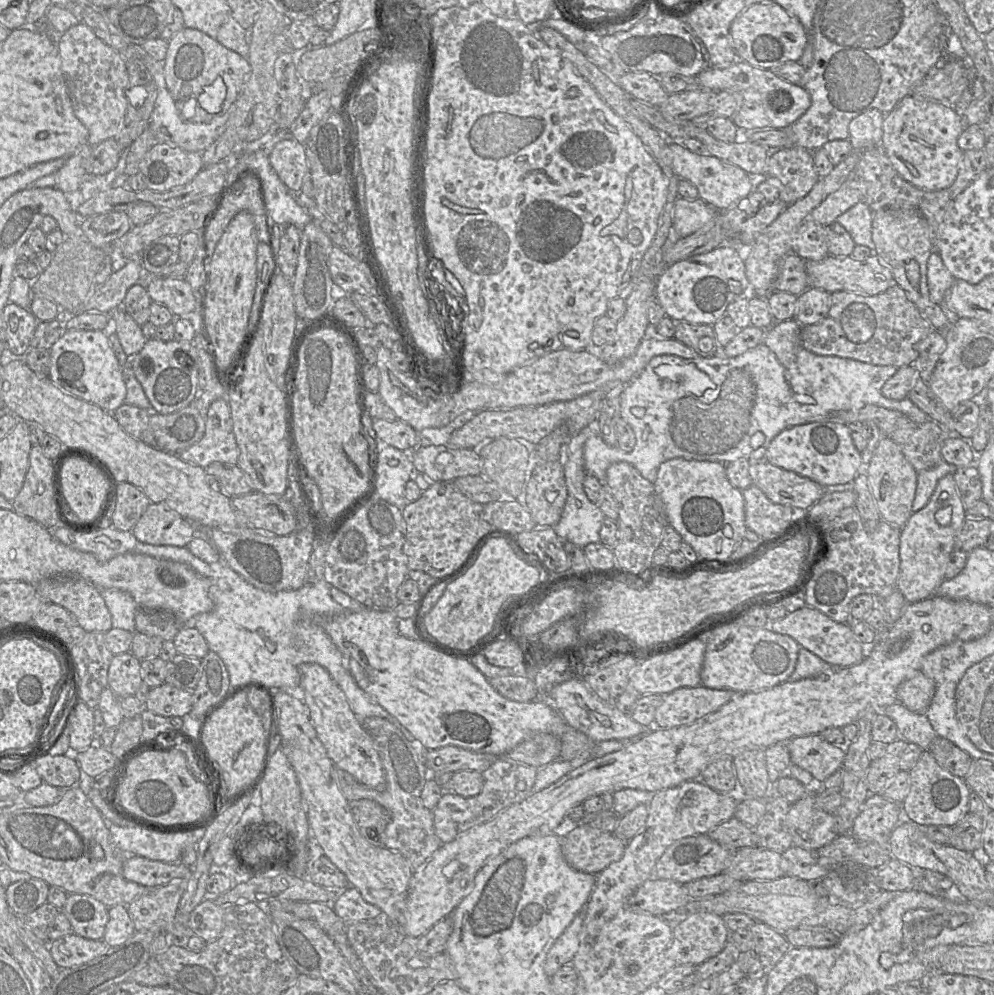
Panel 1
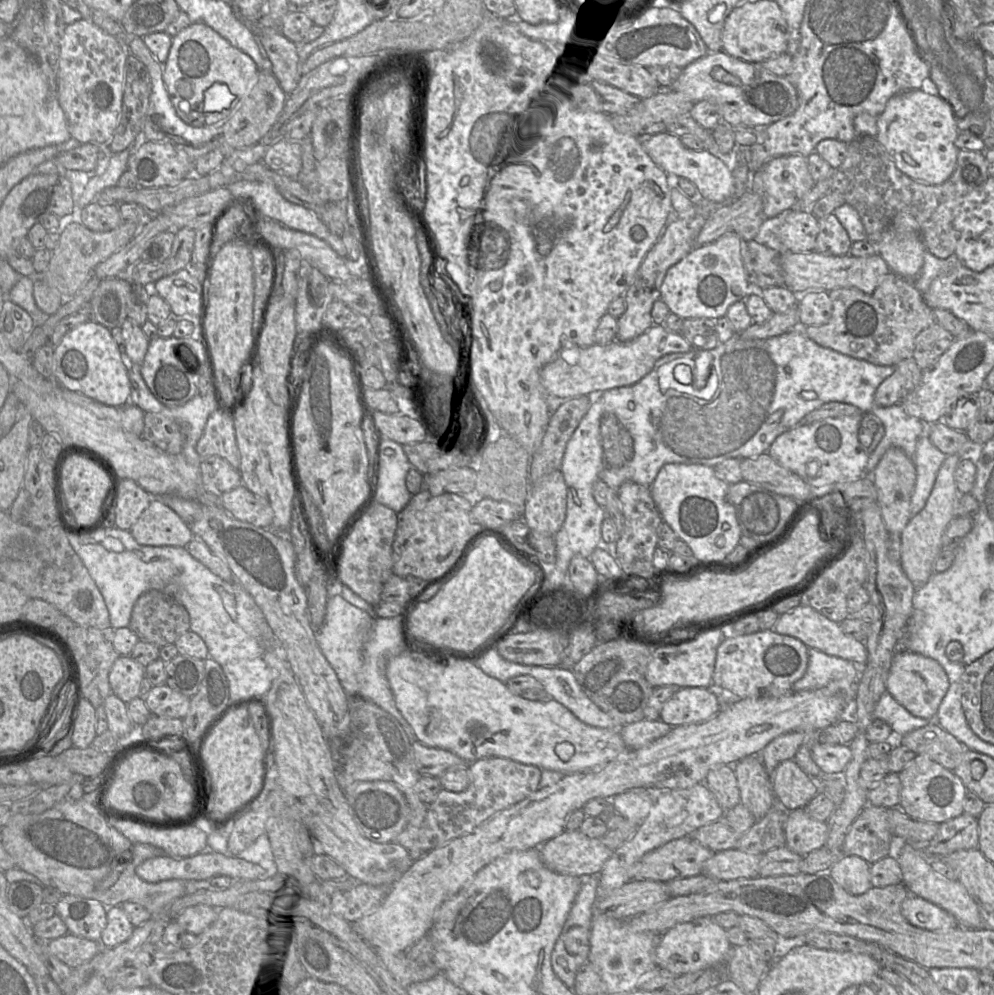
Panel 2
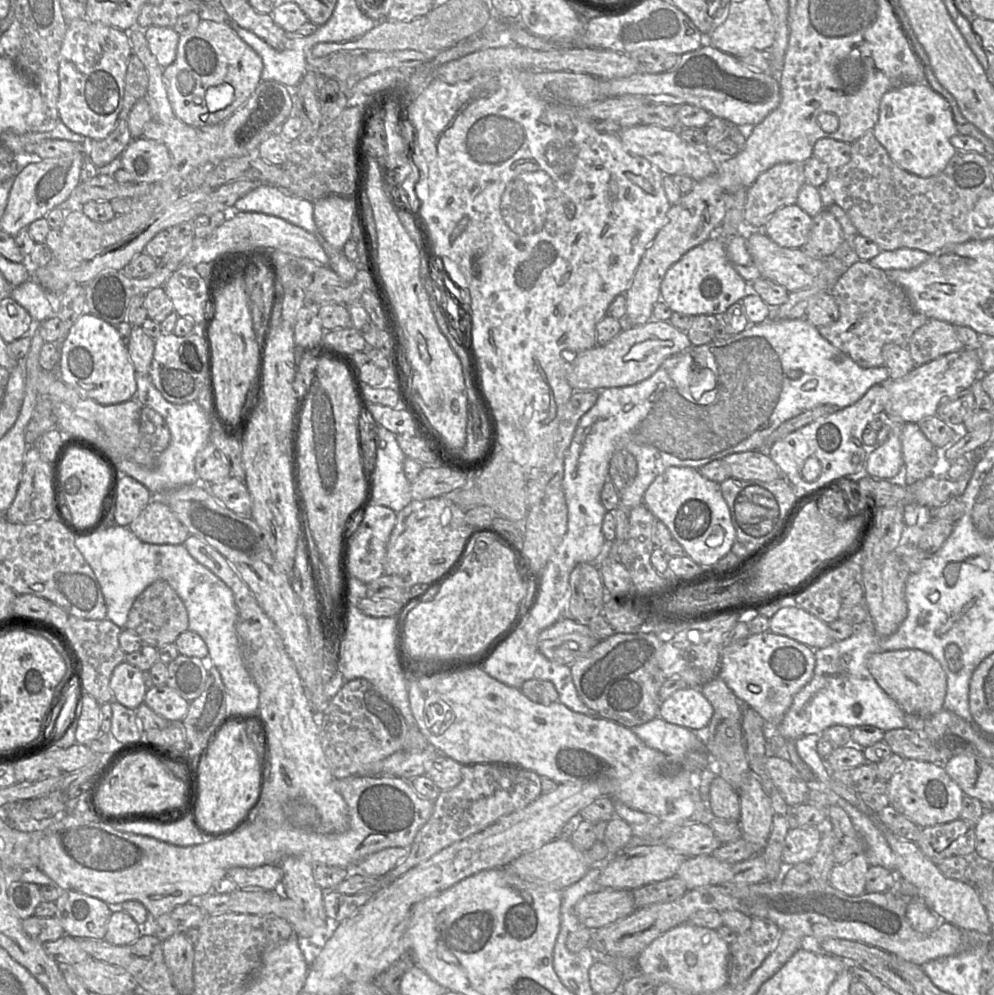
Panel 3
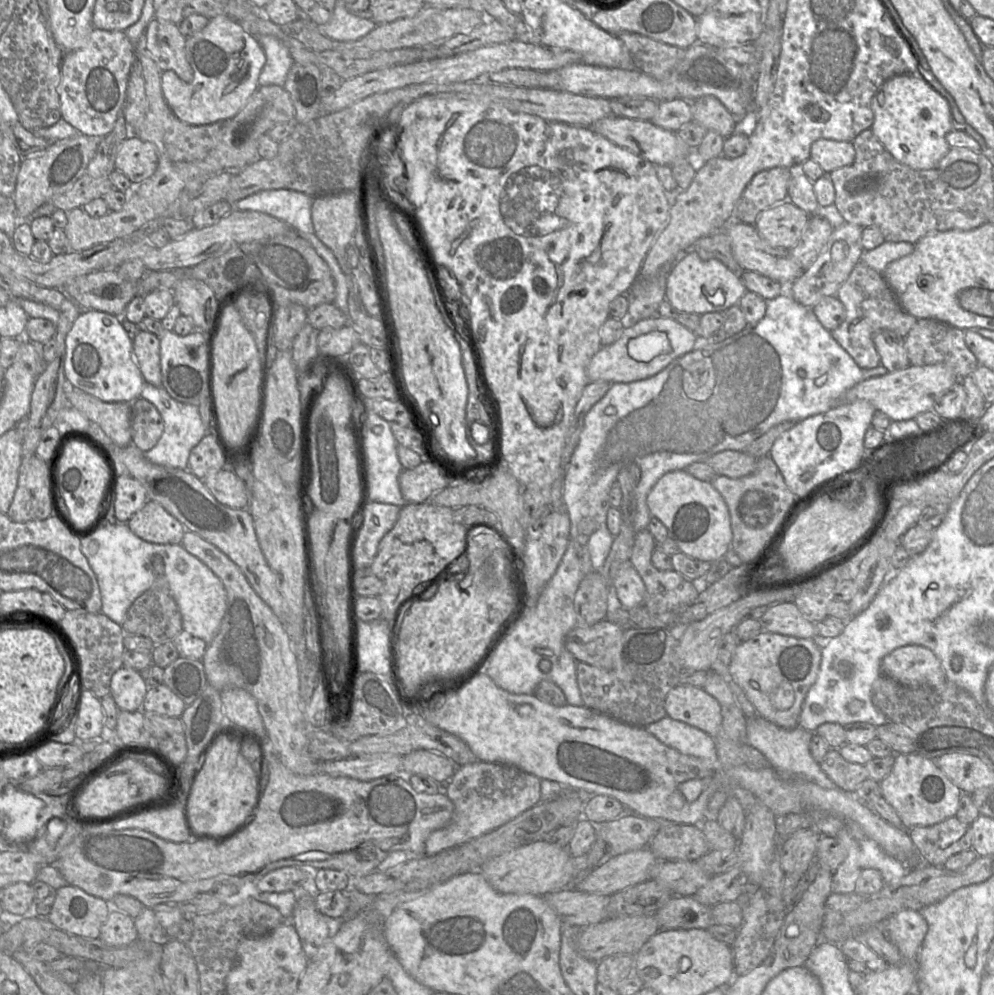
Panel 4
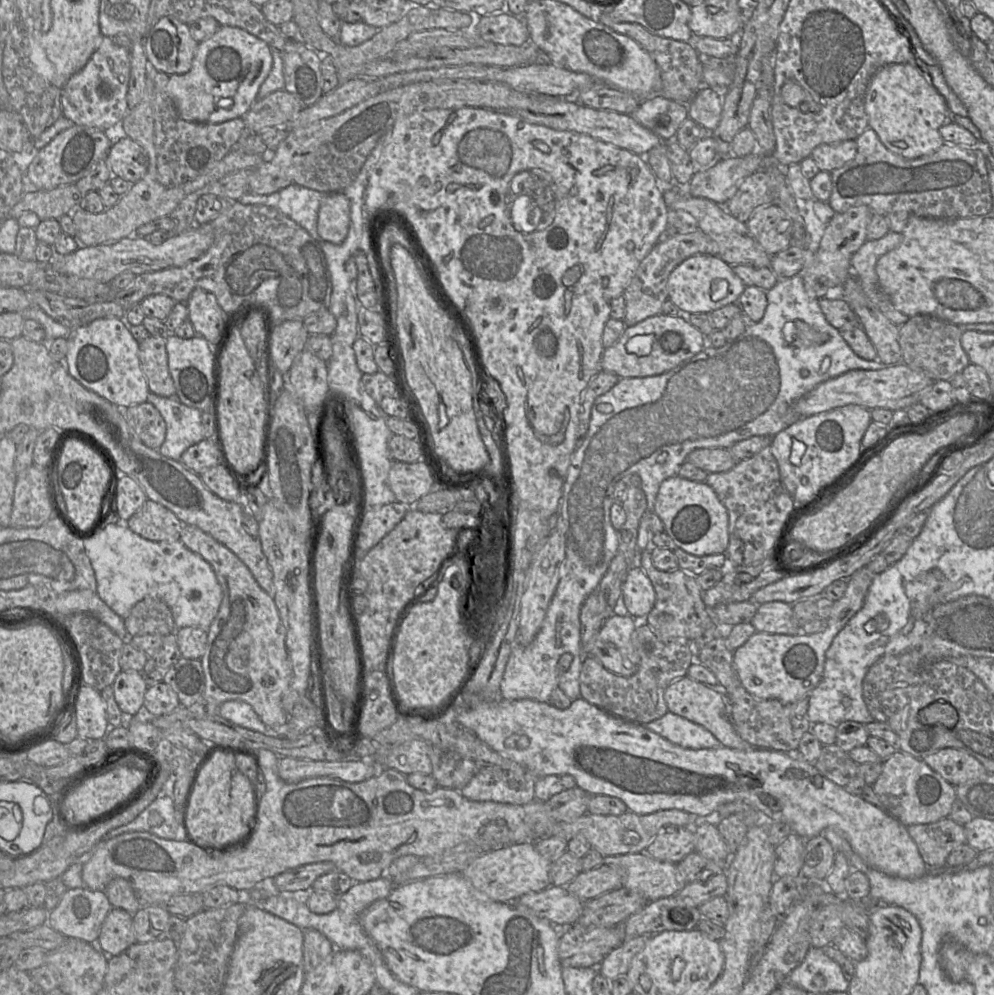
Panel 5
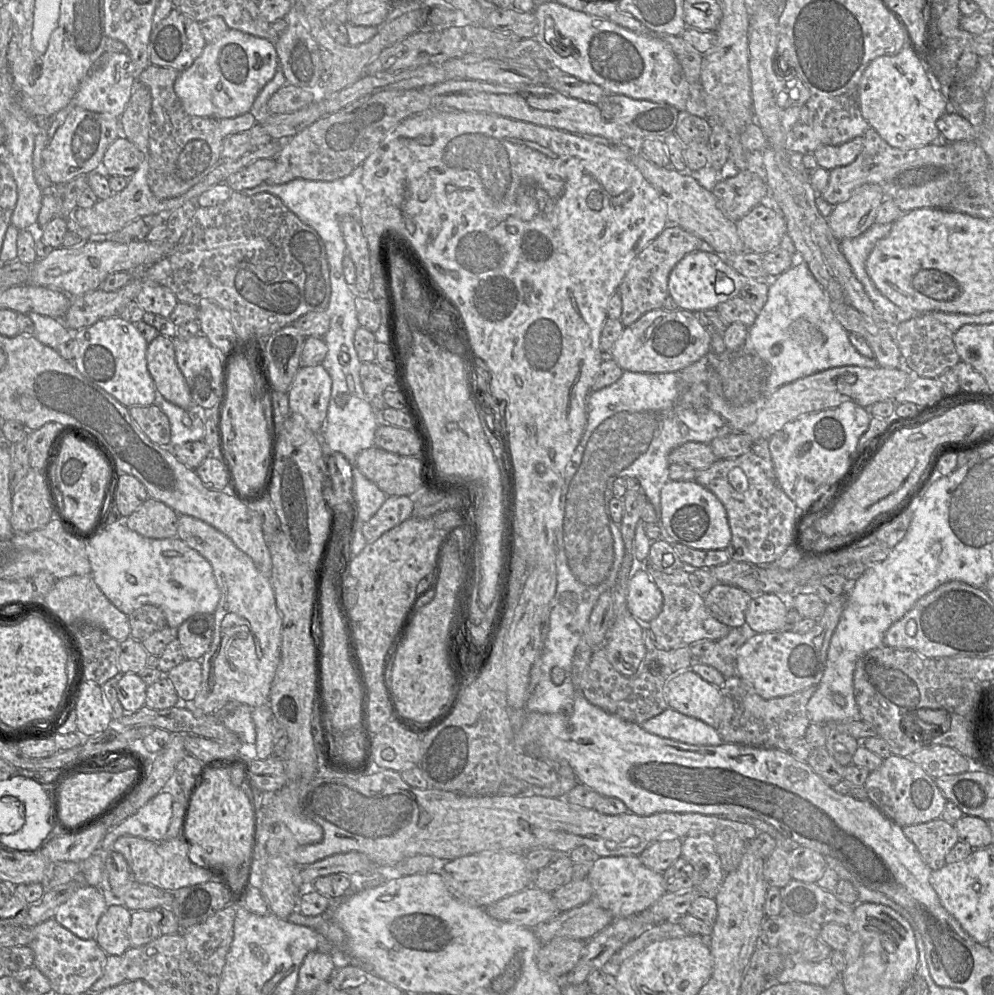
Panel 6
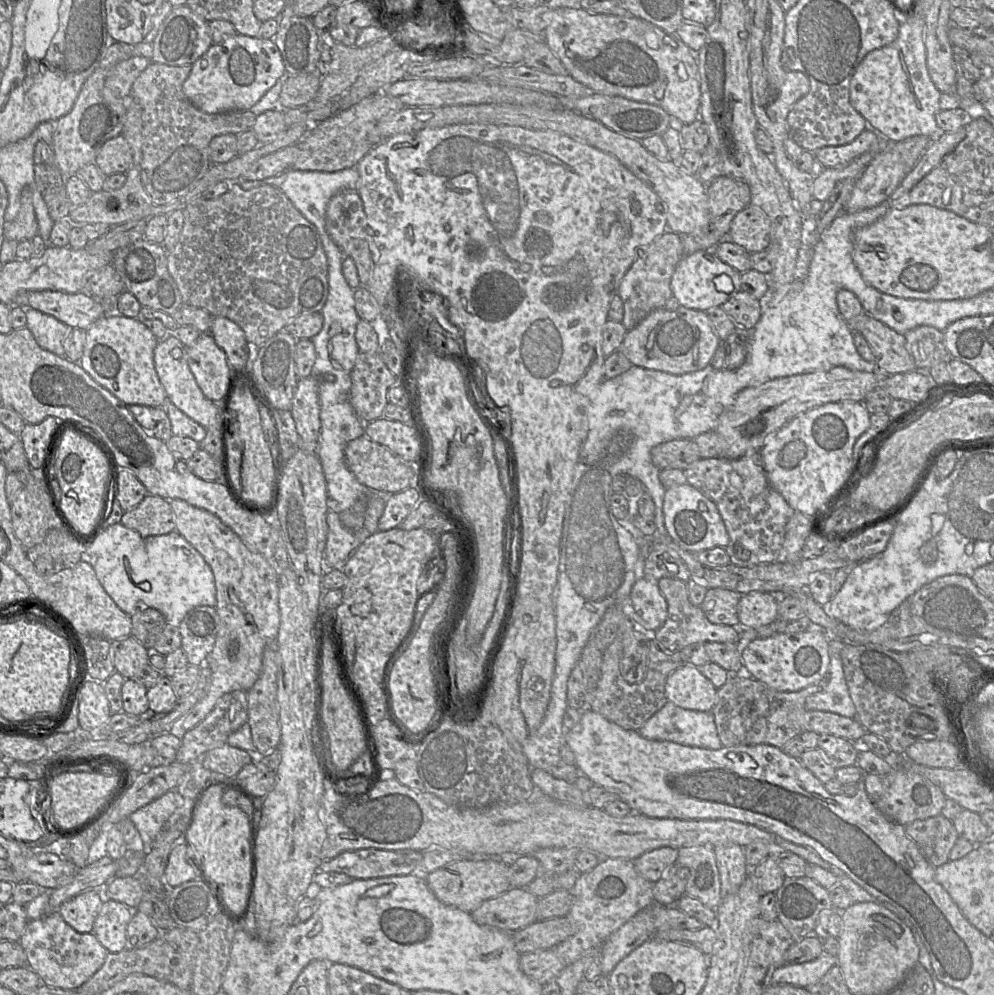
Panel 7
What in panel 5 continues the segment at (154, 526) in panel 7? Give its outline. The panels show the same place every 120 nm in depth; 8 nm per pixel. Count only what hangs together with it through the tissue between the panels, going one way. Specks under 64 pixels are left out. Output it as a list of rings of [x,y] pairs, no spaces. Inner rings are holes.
[[[147,499],[126,526],[147,540],[161,542],[180,540],[183,523],[162,504]]]

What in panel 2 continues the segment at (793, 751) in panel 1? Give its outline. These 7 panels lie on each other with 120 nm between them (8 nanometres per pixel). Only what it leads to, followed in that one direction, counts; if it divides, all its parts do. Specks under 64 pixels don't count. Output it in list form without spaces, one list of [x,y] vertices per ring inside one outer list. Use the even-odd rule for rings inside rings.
[[[817,742],[811,749],[811,756],[825,776],[841,776],[852,759],[852,752],[849,745]]]

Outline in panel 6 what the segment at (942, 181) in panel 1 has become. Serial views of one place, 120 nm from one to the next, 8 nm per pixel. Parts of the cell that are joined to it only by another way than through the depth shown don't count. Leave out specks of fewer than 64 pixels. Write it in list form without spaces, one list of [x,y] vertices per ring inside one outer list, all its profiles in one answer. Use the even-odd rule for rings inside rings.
[[[906,34],[908,44],[894,56],[879,56],[872,60],[859,81],[858,93],[860,109],[864,119],[890,146],[903,150],[916,149],[941,139],[936,121],[946,113],[946,101],[940,92],[940,84],[930,72],[923,59],[927,58],[921,48],[920,55],[911,45],[910,34]]]

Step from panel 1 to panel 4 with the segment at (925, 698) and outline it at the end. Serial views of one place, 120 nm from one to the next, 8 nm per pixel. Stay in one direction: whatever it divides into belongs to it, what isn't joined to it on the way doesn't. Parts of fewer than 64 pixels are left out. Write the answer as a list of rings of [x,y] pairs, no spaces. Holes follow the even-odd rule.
[[[920,645],[896,648],[881,661],[881,673],[909,688],[943,688],[944,668],[934,653]]]

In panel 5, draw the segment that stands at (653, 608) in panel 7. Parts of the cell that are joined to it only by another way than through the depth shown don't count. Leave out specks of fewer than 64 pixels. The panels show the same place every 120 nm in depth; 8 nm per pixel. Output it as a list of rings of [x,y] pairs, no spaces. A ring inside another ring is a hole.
[[[631,567],[621,590],[621,596],[629,615],[634,619],[645,619],[654,607],[656,593],[643,569]]]

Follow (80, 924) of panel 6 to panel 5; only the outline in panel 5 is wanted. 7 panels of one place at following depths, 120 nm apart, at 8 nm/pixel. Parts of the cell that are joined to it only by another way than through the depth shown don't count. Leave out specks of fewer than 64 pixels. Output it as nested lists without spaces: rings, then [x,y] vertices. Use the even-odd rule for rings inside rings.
[[[86,886],[69,888],[57,906],[48,912],[47,924],[67,938],[97,943],[101,926],[112,908],[105,891],[93,890]]]

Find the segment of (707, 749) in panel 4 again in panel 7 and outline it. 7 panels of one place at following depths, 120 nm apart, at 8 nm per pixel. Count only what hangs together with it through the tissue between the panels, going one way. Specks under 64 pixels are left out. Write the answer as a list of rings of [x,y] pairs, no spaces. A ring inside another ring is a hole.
[[[667,701],[637,732],[646,739],[671,741],[690,747],[711,750],[723,747],[712,710],[684,709],[671,701]]]

